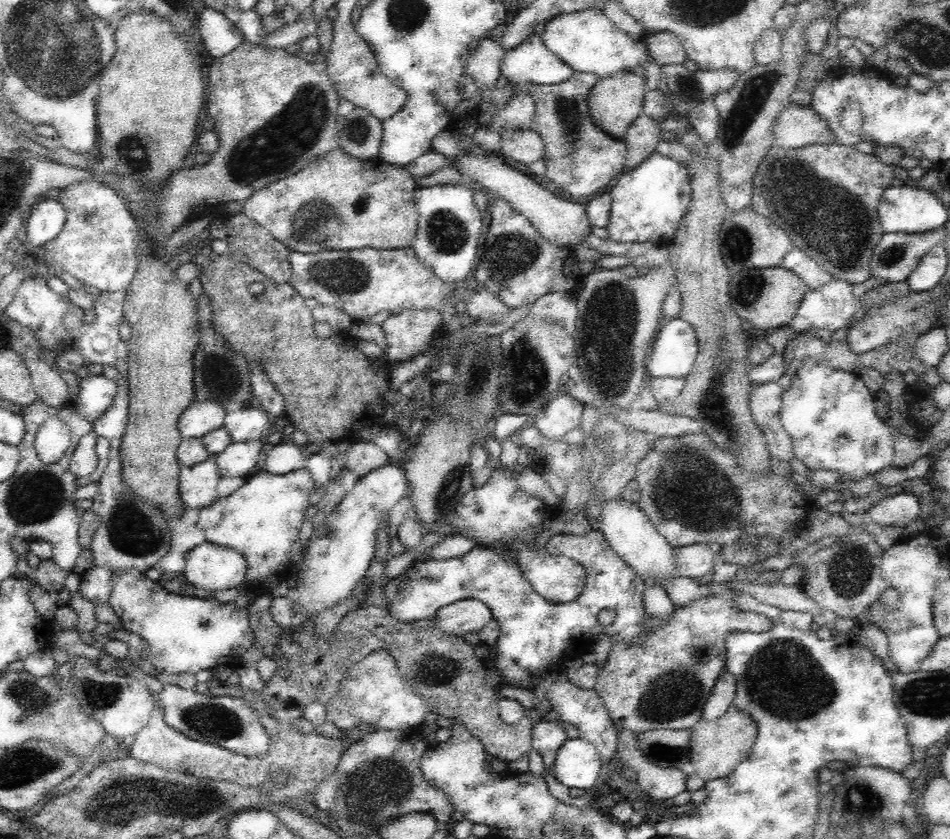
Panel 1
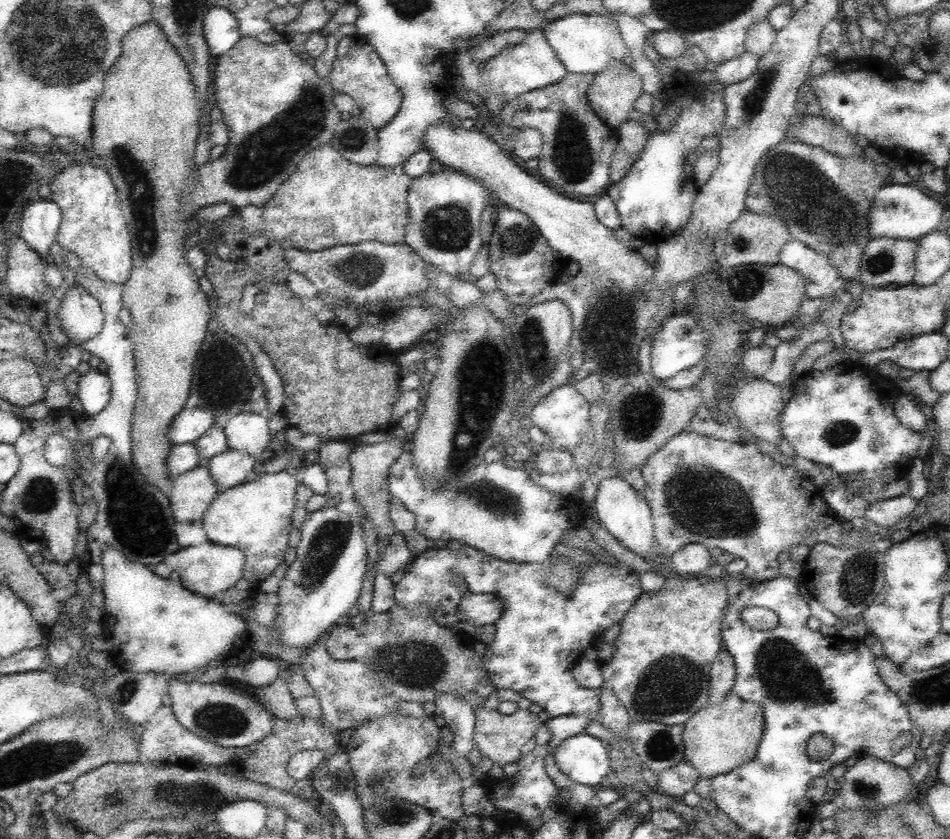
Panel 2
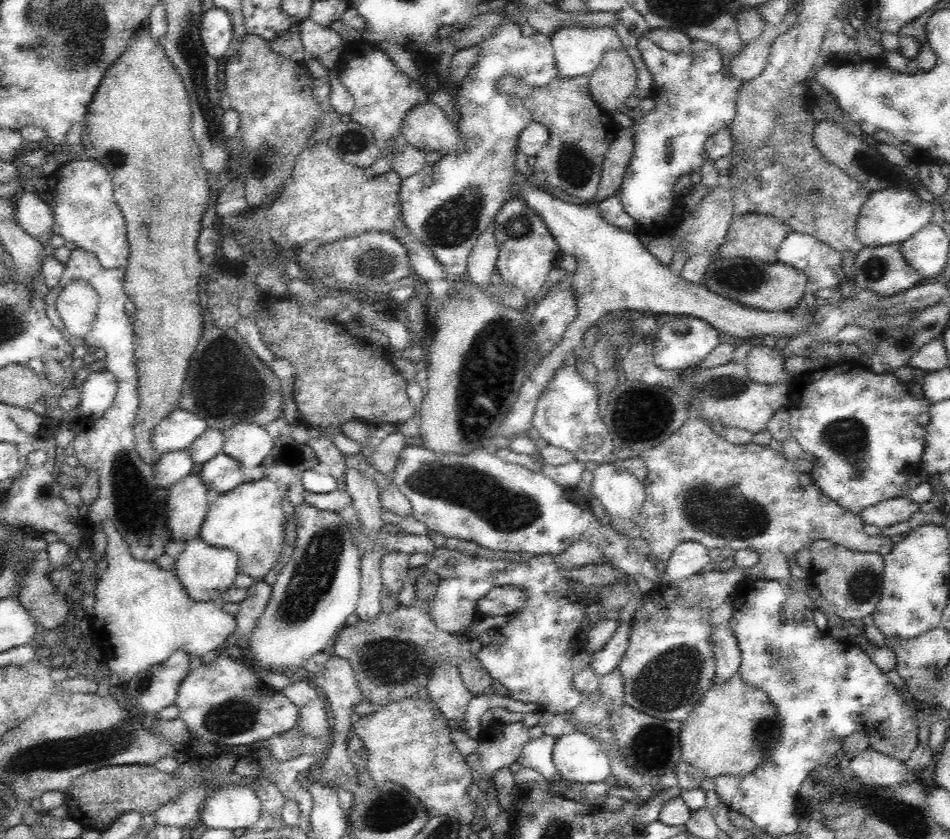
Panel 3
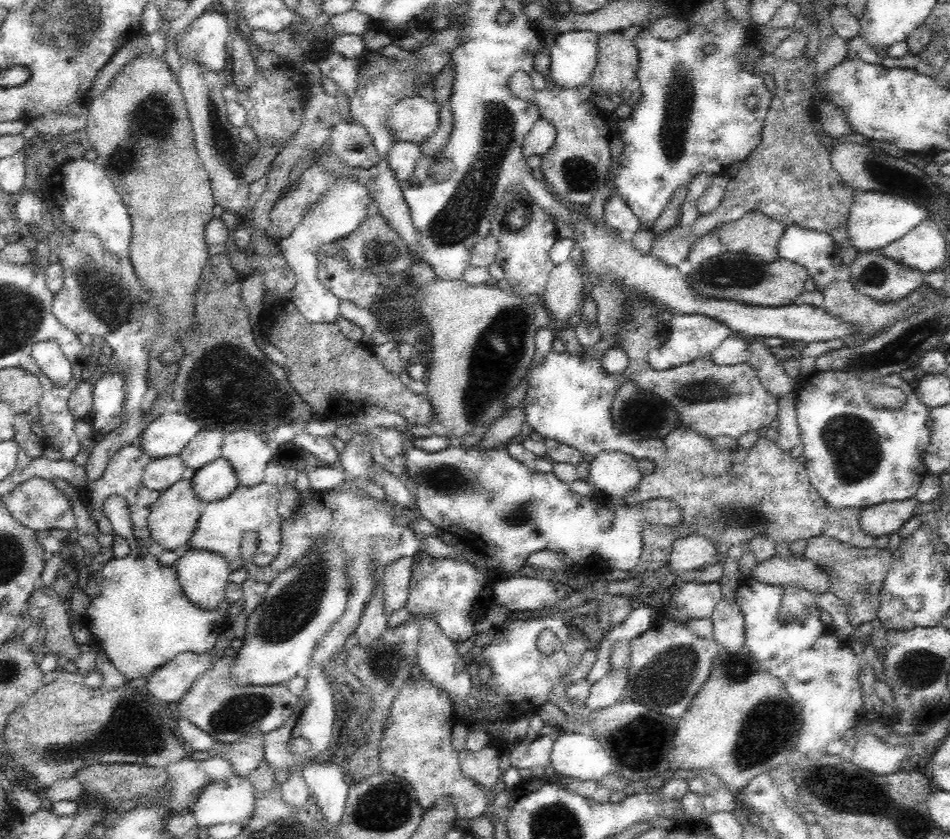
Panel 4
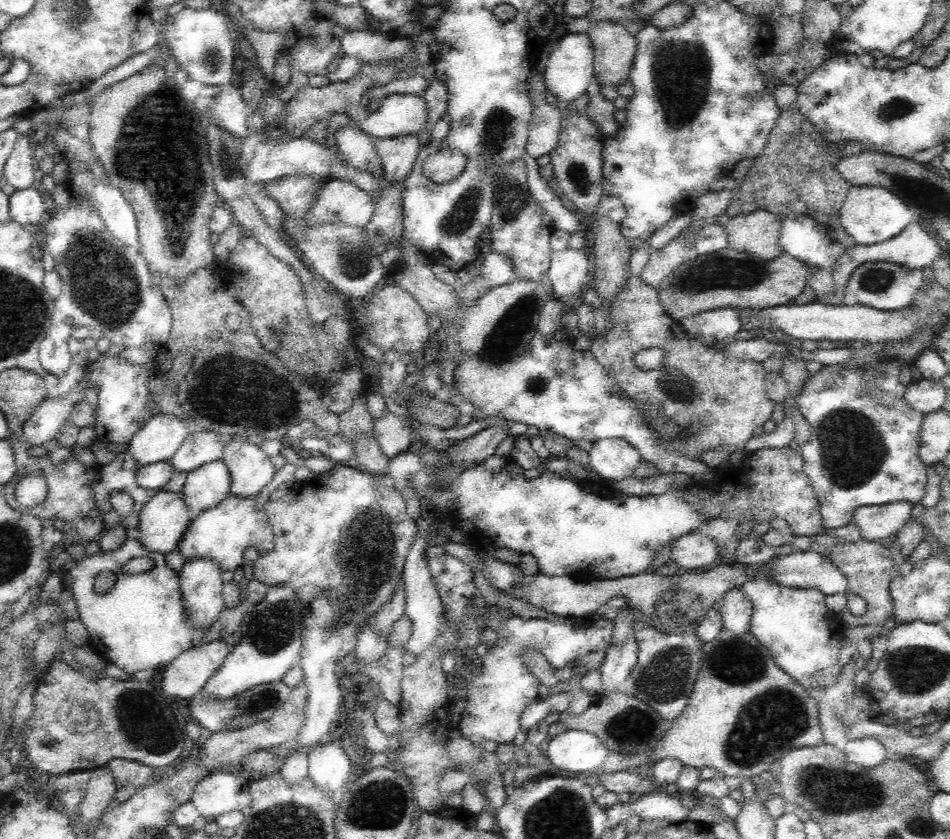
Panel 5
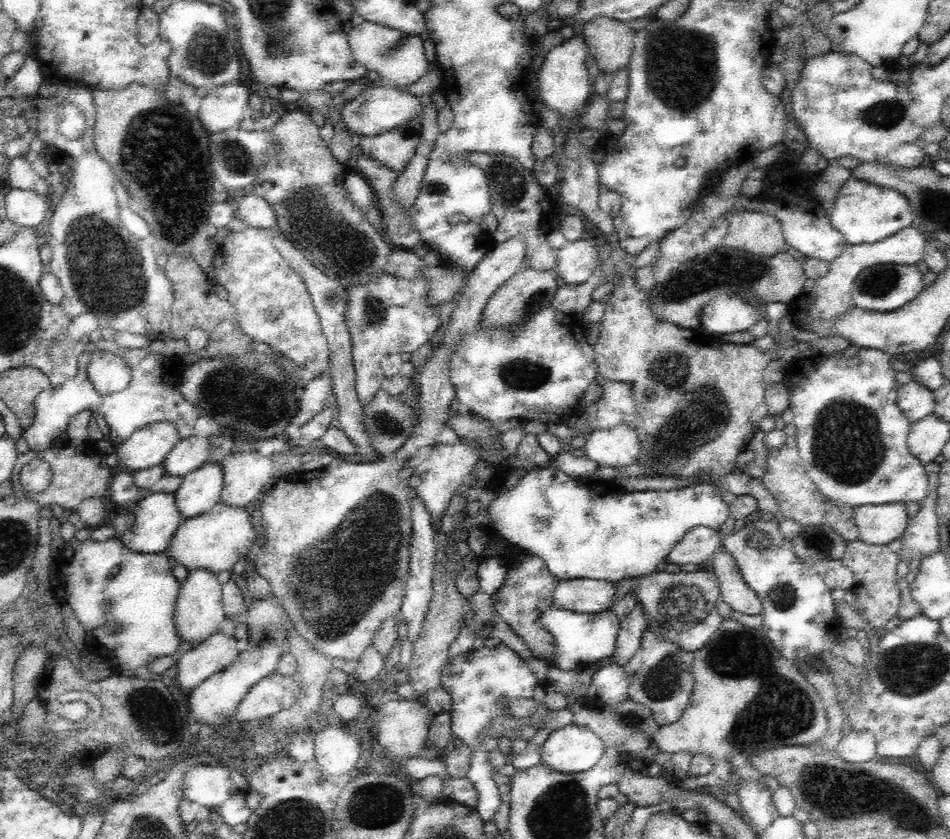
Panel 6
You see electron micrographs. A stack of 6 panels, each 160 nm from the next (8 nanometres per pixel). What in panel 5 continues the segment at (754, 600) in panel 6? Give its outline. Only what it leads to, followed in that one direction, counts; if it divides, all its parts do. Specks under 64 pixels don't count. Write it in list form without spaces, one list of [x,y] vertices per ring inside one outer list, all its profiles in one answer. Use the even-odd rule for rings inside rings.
[[[734,586],[726,591],[718,613],[721,616],[721,625],[732,634],[744,634],[750,631],[753,604],[742,586]]]

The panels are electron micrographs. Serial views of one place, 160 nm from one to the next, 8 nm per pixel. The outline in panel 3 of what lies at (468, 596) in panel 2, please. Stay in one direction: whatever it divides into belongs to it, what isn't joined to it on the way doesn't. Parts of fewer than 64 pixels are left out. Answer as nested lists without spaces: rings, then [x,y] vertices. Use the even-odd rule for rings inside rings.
[[[511,584],[494,586],[477,602],[476,610],[482,615],[504,616],[522,608],[526,599],[527,592],[523,588]]]

